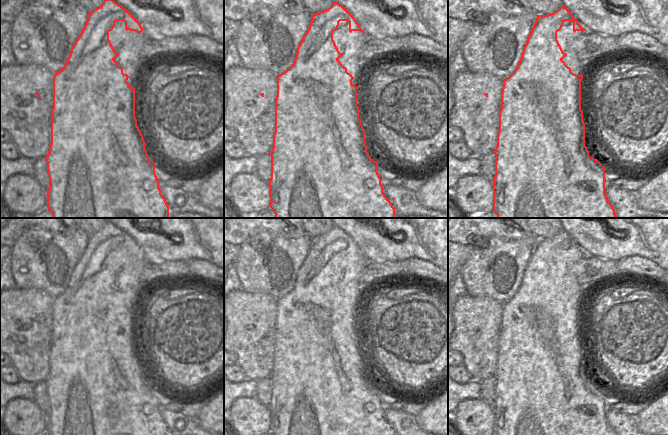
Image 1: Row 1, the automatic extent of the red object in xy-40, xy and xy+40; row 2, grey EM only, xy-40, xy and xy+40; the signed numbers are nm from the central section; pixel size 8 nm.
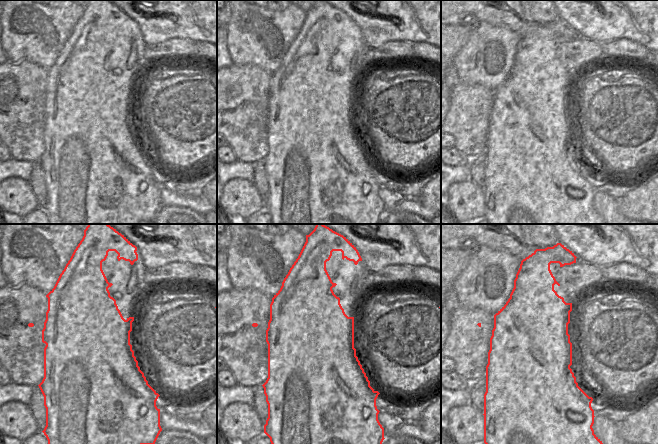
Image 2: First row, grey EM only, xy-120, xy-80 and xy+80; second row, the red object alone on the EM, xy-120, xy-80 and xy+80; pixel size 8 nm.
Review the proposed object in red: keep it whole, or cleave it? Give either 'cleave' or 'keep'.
cleave

